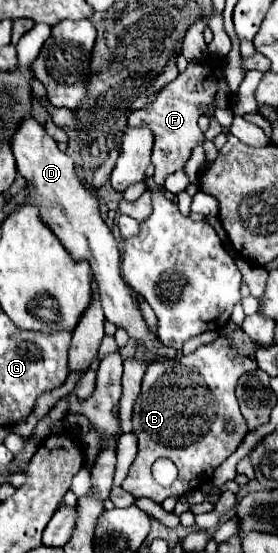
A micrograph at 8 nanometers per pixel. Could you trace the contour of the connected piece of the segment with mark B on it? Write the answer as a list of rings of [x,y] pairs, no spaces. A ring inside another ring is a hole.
[[[233,333],[229,337],[217,337],[213,343],[201,345],[193,353],[181,355],[177,359],[153,361],[147,367],[147,373],[145,373],[143,385],[141,385],[141,393],[133,407],[133,417],[131,417],[133,431],[131,433],[137,437],[139,451],[123,481],[123,489],[129,491],[133,497],[149,497],[155,503],[163,503],[167,497],[179,497],[183,493],[191,493],[191,491],[197,491],[203,485],[207,485],[213,479],[213,471],[239,447],[239,443],[243,441],[243,437],[247,433],[247,421],[243,419],[243,415],[239,411],[239,403],[235,403],[235,383],[237,383],[239,375],[255,369],[255,365],[257,363],[253,357],[253,343],[243,333]],[[187,373],[197,373],[197,377],[195,379],[185,377]],[[225,419],[233,419],[237,423],[237,429],[231,435],[225,433],[225,429],[223,429]],[[159,457],[171,459],[179,469],[179,477],[171,487],[159,487],[153,481],[151,465]]]

